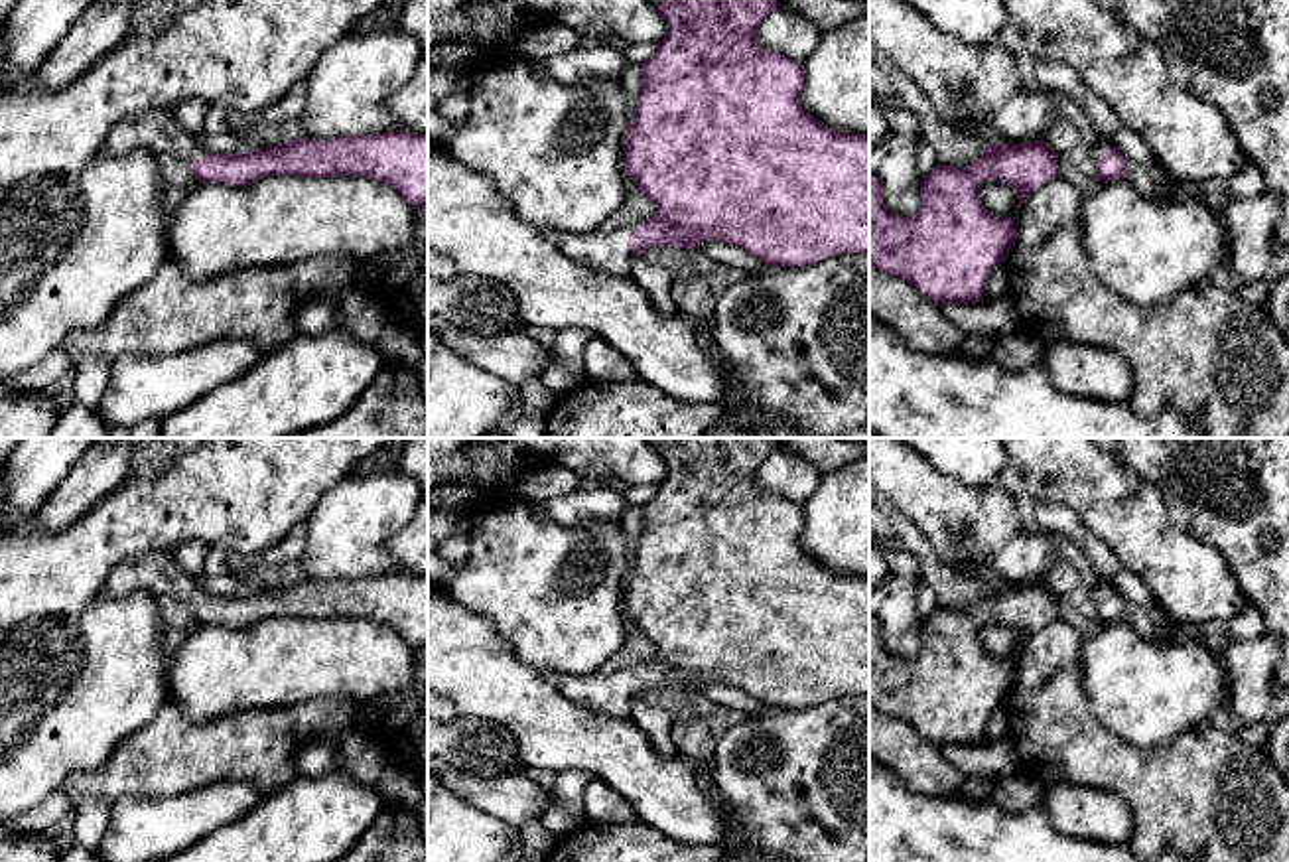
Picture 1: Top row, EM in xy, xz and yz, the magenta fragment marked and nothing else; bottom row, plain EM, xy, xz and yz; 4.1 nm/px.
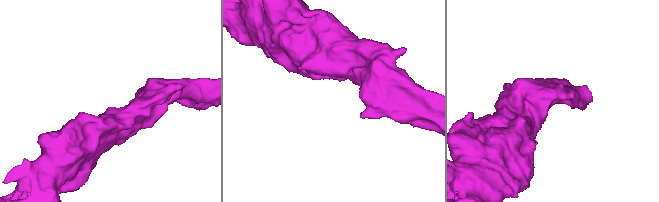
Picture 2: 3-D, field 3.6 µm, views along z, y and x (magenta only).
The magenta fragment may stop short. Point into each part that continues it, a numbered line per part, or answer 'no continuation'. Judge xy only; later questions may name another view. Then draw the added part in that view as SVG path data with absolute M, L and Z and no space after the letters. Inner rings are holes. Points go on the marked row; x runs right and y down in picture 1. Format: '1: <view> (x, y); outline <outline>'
1: xy (158, 131); outline M154 108L142 116L118 122L106 136L104 150L128 154L146 148L158 158L170 158L181 166L191 166L209 152L189 136L175 118L175 108Z

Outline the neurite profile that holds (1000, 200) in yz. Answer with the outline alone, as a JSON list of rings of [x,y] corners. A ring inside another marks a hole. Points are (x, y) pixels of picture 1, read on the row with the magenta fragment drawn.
[[[987,181],[980,187],[984,207],[995,217],[1011,217],[1019,229],[1023,207],[1019,191],[997,181]]]

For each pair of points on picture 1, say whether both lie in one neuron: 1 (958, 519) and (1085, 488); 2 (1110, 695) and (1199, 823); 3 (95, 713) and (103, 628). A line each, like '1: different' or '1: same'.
1: different
2: different
3: same

